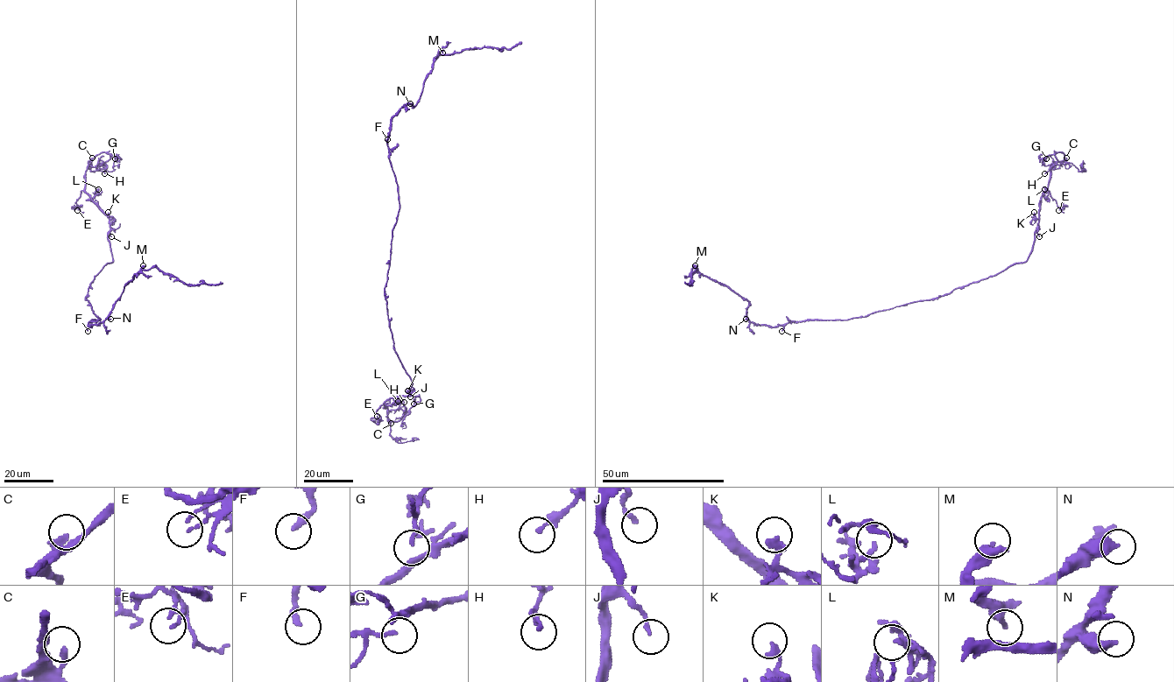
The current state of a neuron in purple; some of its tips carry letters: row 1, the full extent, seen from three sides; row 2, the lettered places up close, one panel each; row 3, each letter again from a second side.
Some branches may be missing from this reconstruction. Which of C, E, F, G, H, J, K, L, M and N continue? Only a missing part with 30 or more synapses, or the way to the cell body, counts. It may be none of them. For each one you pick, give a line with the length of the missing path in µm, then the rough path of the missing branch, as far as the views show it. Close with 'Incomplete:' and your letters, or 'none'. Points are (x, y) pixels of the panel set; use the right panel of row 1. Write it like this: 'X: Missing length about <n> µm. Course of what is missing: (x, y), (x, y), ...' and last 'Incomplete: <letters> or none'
C: Missing length about 60 µm. Course of what is missing: (1066, 158), (1052, 151), (1050, 143), (1028, 117), (1031, 105), (1026, 99)
Incomplete: C

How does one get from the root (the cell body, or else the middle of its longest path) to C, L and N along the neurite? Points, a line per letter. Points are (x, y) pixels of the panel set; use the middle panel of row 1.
C: (390, 249), (385, 287), (389, 326), (395, 353), (412, 382), (408, 396), (390, 397), (384, 403), (391, 423)
L: (390, 249), (385, 287), (389, 326), (395, 353), (412, 382), (408, 396), (392, 397), (386, 404), (398, 401)
N: (390, 249), (392, 229), (399, 205), (398, 186), (389, 158), (387, 140), (392, 118), (410, 103)

